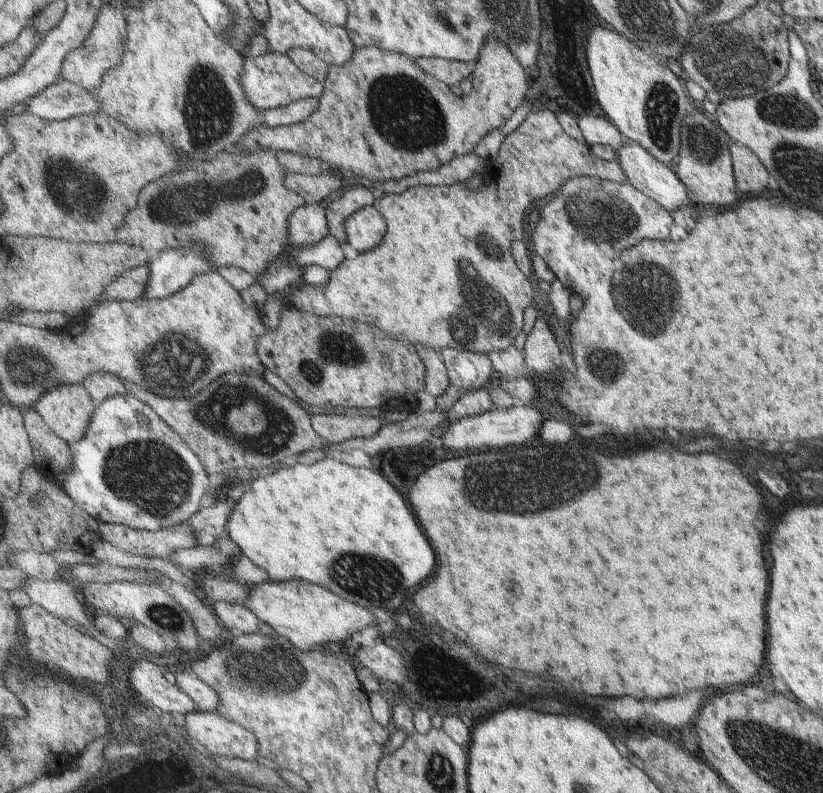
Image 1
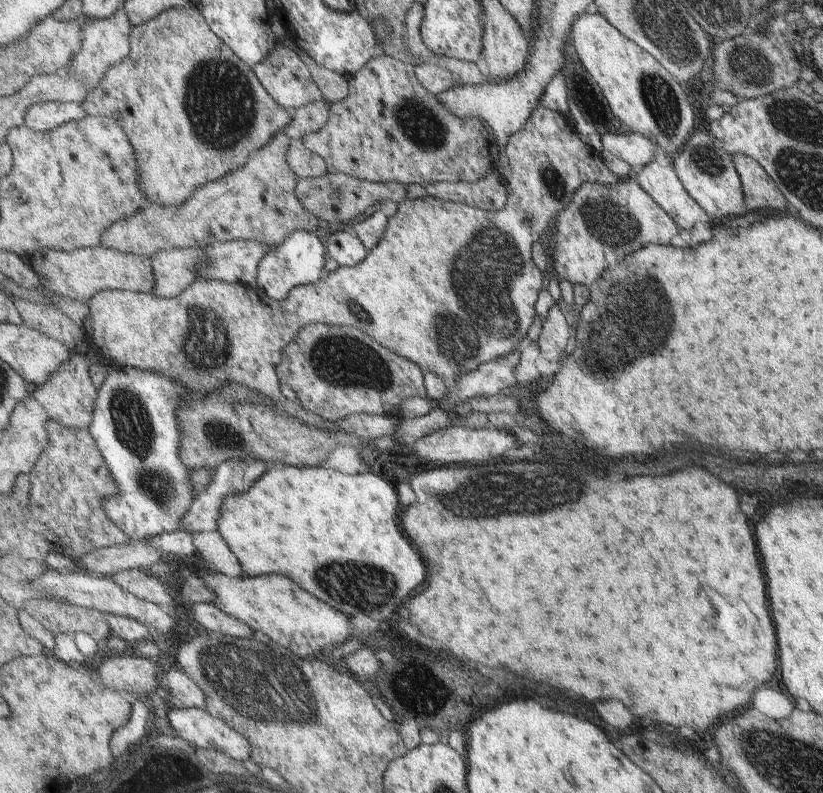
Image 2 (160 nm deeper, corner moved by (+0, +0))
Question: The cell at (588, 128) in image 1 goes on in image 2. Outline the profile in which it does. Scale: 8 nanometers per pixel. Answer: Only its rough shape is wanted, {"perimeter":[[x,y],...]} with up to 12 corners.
{"perimeter":[[631,131],[600,135],[603,151],[633,173],[649,164],[655,144]]}

